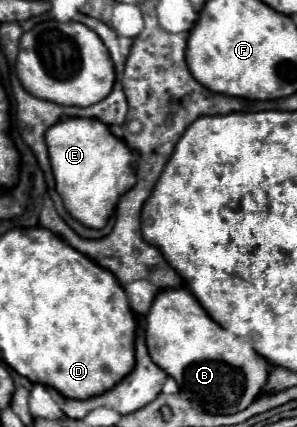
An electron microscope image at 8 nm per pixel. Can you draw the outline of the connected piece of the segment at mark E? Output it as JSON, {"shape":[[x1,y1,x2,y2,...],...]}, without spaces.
{"shape":[[64,118,56,122,46,130,46,144,56,180,56,192,62,196,70,216,88,228,104,228,120,196,124,196,136,184,138,154,124,140,116,138,104,122,96,118]]}

